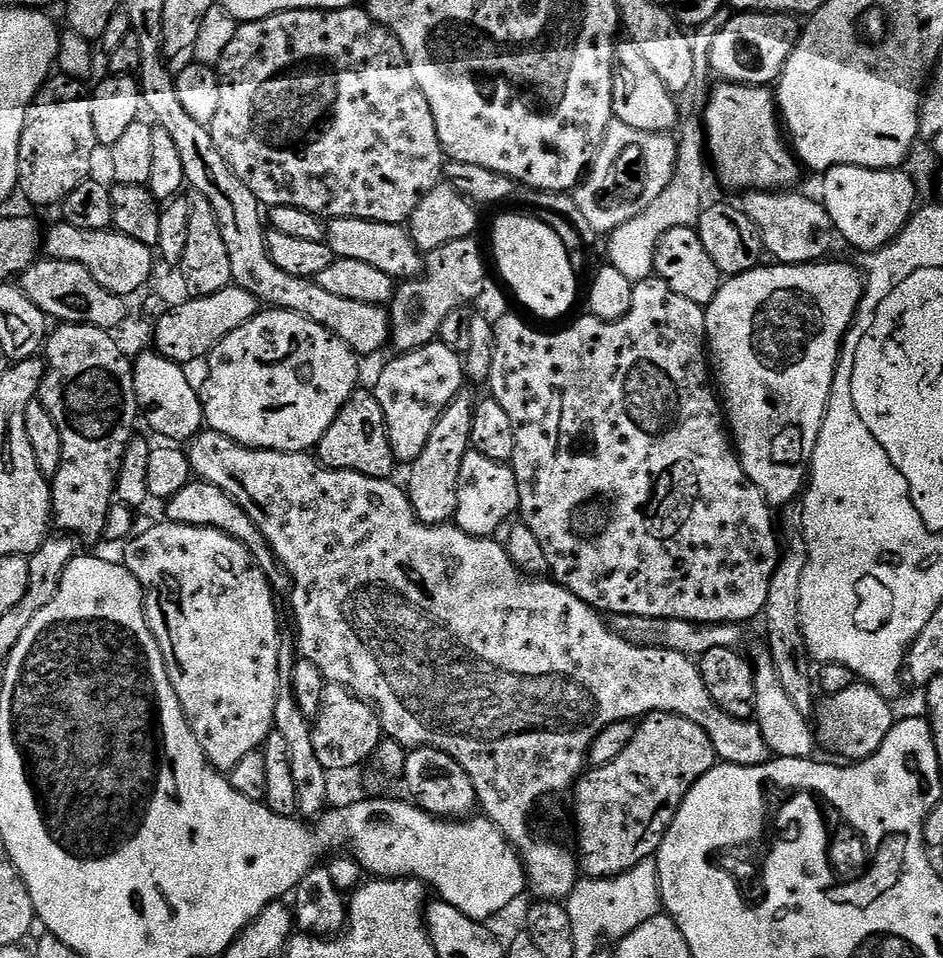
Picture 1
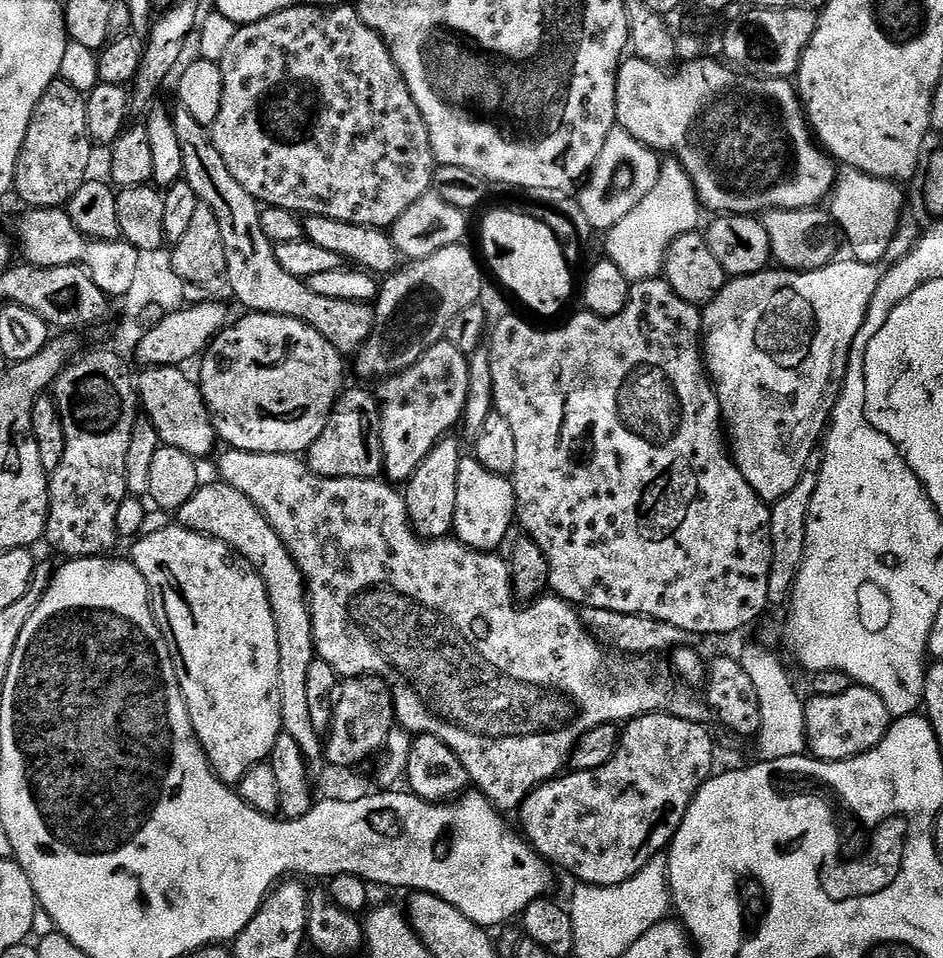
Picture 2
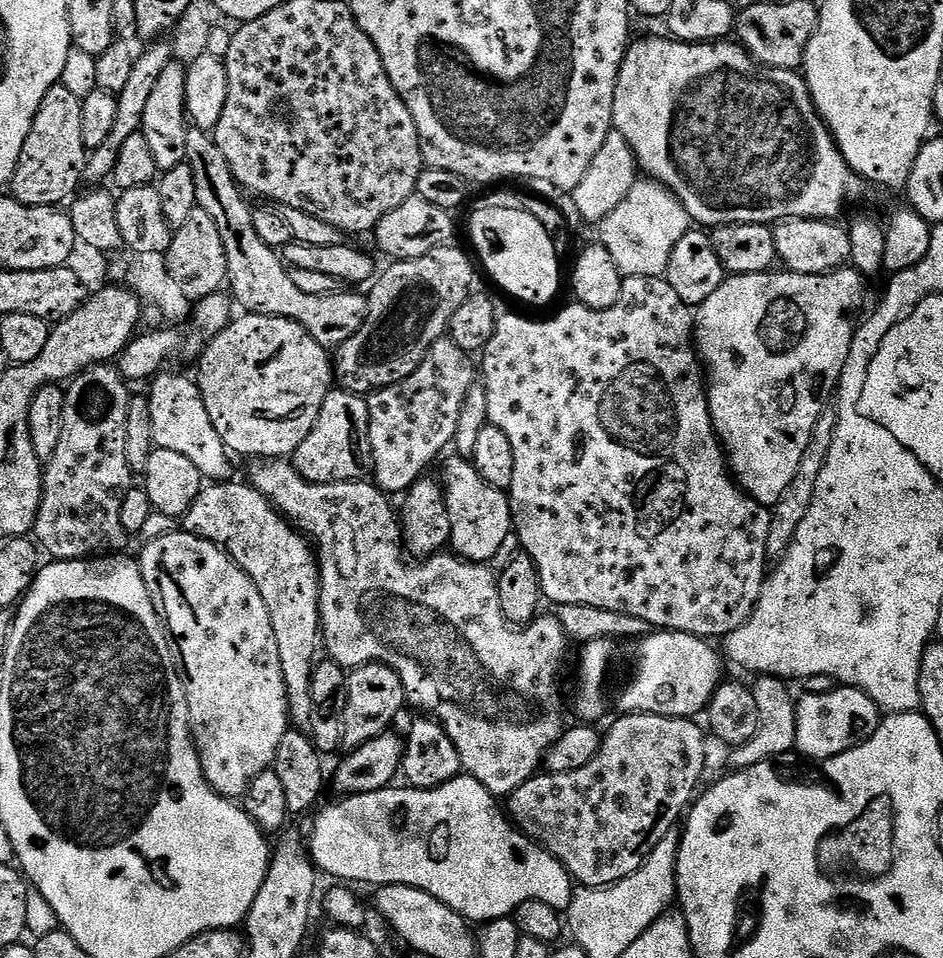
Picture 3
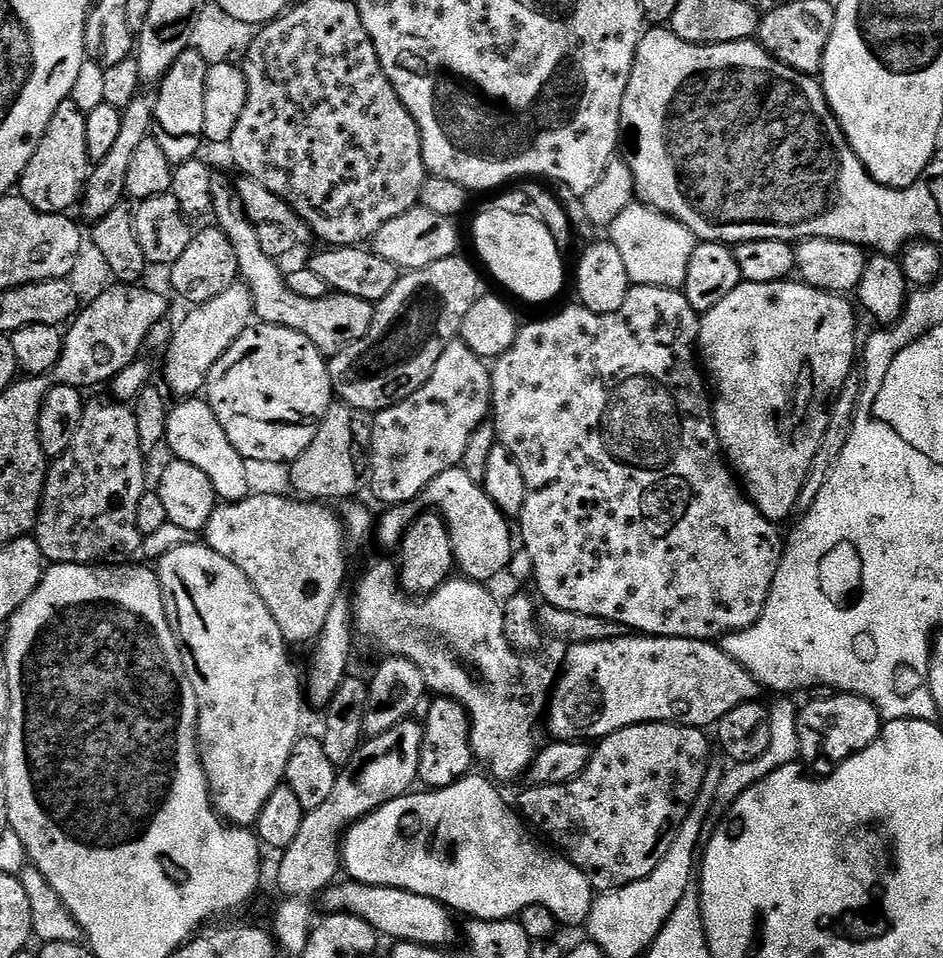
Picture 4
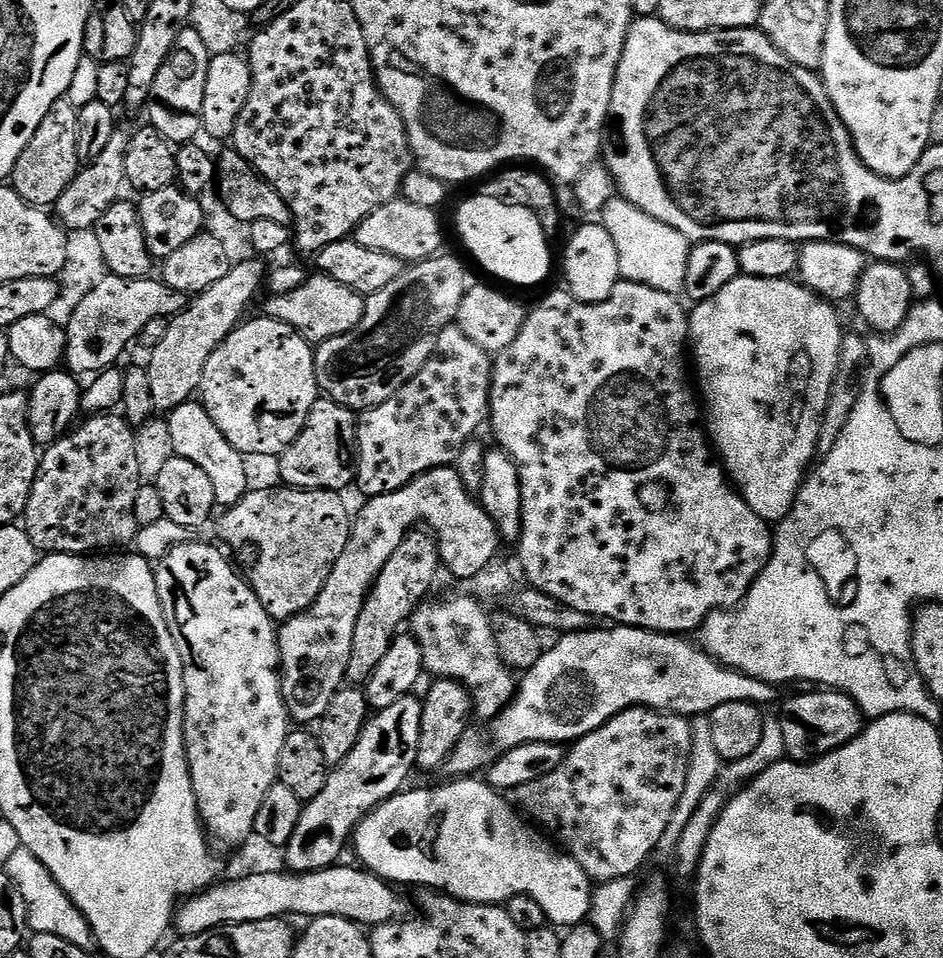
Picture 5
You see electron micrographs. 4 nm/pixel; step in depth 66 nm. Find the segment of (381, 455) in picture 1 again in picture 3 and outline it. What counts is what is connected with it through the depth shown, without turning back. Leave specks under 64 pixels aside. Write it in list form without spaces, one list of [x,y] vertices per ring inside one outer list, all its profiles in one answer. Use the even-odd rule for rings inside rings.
[[[334,390],[324,403],[324,411],[314,431],[304,440],[302,446],[296,448],[290,463],[293,468],[315,484],[333,484],[334,482],[354,482],[368,480],[374,472],[374,450],[372,449],[372,413],[373,405],[367,404],[363,395],[347,390]]]

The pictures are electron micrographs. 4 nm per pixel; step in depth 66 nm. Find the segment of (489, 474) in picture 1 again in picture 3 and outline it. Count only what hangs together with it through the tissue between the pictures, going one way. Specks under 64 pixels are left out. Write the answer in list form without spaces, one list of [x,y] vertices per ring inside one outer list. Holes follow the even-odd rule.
[[[468,458],[452,460],[442,475],[448,498],[448,507],[452,510],[452,534],[455,555],[471,560],[473,564],[491,565],[492,559],[503,550],[514,536],[512,502],[507,491],[490,486],[486,478],[476,469],[475,463]]]

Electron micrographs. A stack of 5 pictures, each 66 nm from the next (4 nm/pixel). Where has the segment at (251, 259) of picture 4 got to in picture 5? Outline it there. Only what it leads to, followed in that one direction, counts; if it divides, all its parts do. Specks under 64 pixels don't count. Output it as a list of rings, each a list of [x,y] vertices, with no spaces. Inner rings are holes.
[[[323,274],[309,275],[298,290],[287,292],[281,296],[269,295],[267,319],[289,324],[296,329],[305,340],[313,345],[321,344],[323,340],[338,338],[358,322],[362,322],[365,297],[358,295],[350,286],[342,286],[342,282],[334,282],[334,278]]]

